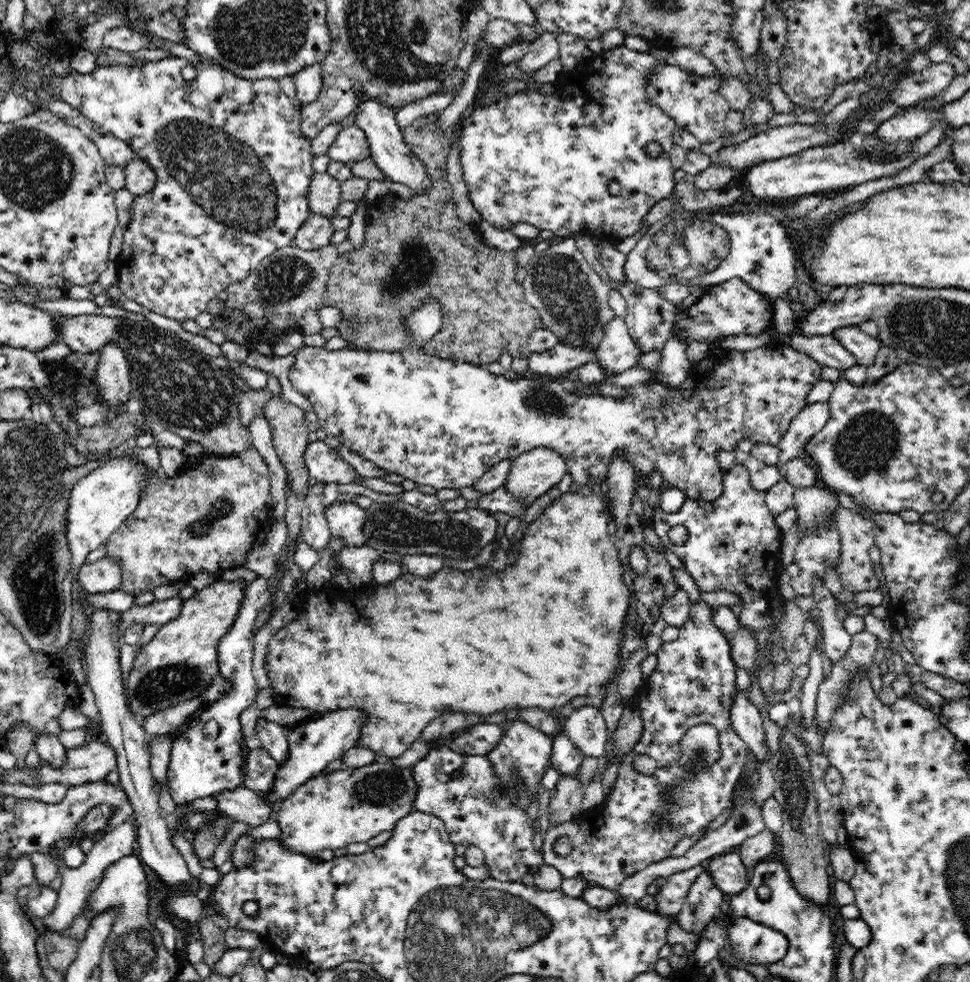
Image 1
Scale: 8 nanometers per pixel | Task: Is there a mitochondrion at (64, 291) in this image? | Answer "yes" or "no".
no

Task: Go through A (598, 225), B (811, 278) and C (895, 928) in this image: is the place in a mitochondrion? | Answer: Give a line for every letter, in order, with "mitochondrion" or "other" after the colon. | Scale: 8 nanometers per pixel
A: other
B: other
C: other

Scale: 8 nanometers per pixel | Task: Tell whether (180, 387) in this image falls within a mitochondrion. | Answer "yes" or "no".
yes

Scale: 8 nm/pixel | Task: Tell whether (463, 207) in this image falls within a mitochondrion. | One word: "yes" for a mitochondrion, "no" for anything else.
no

